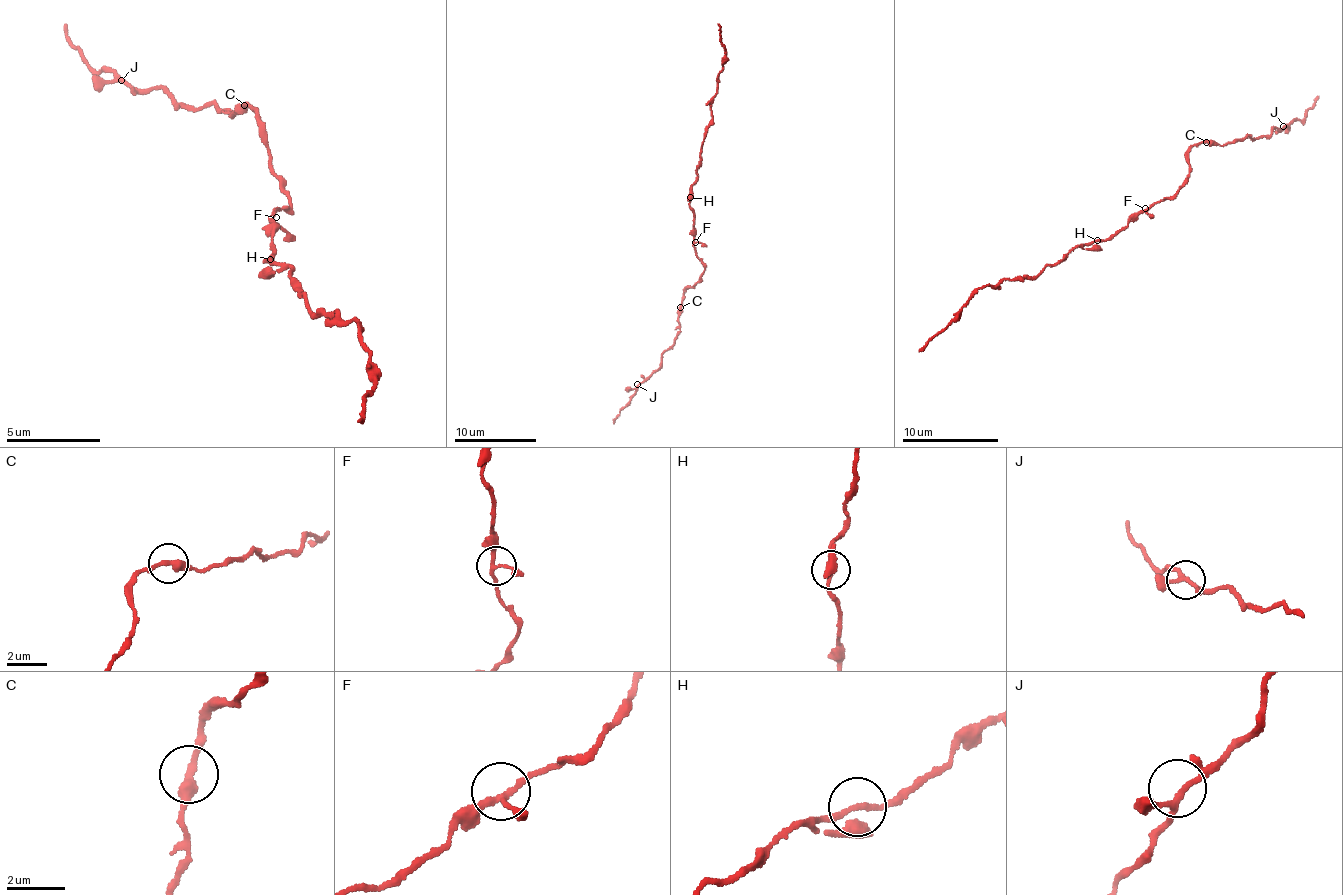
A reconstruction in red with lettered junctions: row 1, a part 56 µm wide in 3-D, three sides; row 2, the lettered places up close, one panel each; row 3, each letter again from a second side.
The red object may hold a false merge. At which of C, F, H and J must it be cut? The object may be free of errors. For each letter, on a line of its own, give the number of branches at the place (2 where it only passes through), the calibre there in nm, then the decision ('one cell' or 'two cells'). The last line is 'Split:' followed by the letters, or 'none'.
C: 2 | 320 nm | one cell
F: 3 | 180 nm | one cell
H: 3 | 150 nm | one cell
J: 3 | 180 nm | one cell
Split: none

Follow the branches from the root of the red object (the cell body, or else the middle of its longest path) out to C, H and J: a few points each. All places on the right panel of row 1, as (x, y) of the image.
C: (1142, 211), (1176, 193), (1189, 173), (1188, 151), (1205, 141)
H: (1142, 211), (1104, 240), (1097, 240)
J: (1142, 211), (1176, 193), (1189, 173), (1188, 151), (1194, 145), (1226, 145), (1246, 137), (1263, 138), (1283, 126)

